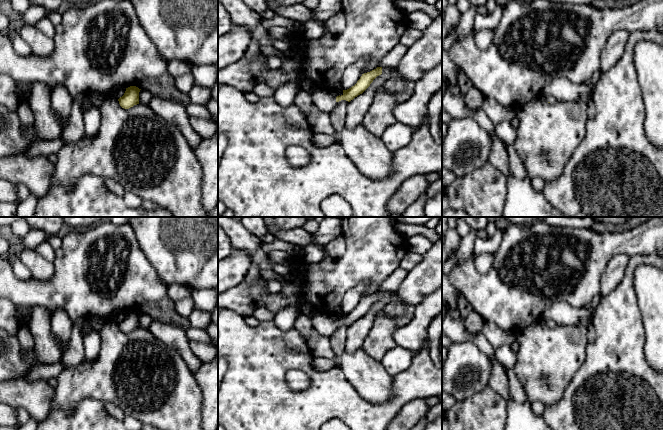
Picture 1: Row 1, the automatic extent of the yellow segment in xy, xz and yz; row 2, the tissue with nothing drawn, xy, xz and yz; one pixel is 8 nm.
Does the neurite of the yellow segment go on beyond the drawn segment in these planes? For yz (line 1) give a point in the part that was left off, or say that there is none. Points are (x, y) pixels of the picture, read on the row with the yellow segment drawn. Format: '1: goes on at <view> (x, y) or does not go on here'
1: goes on at yz (551, 99)

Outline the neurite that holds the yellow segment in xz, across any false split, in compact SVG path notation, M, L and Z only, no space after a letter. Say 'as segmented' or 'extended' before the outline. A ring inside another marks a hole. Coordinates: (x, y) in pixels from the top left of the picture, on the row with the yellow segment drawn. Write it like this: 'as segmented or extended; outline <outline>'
extended; outline M377 67L370 72L362 74L354 86L347 90L343 90L341 96L334 97L327 90L317 90L311 94L313 105L316 105L317 108L324 113L330 113L337 102L341 100L350 102L355 97L362 94L370 86L373 80L381 74L382 67Z

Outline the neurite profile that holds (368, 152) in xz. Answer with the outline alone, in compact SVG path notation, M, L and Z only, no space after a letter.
M362 124L353 129L344 127L334 137L363 175L371 179L384 179L391 175L394 152Z

